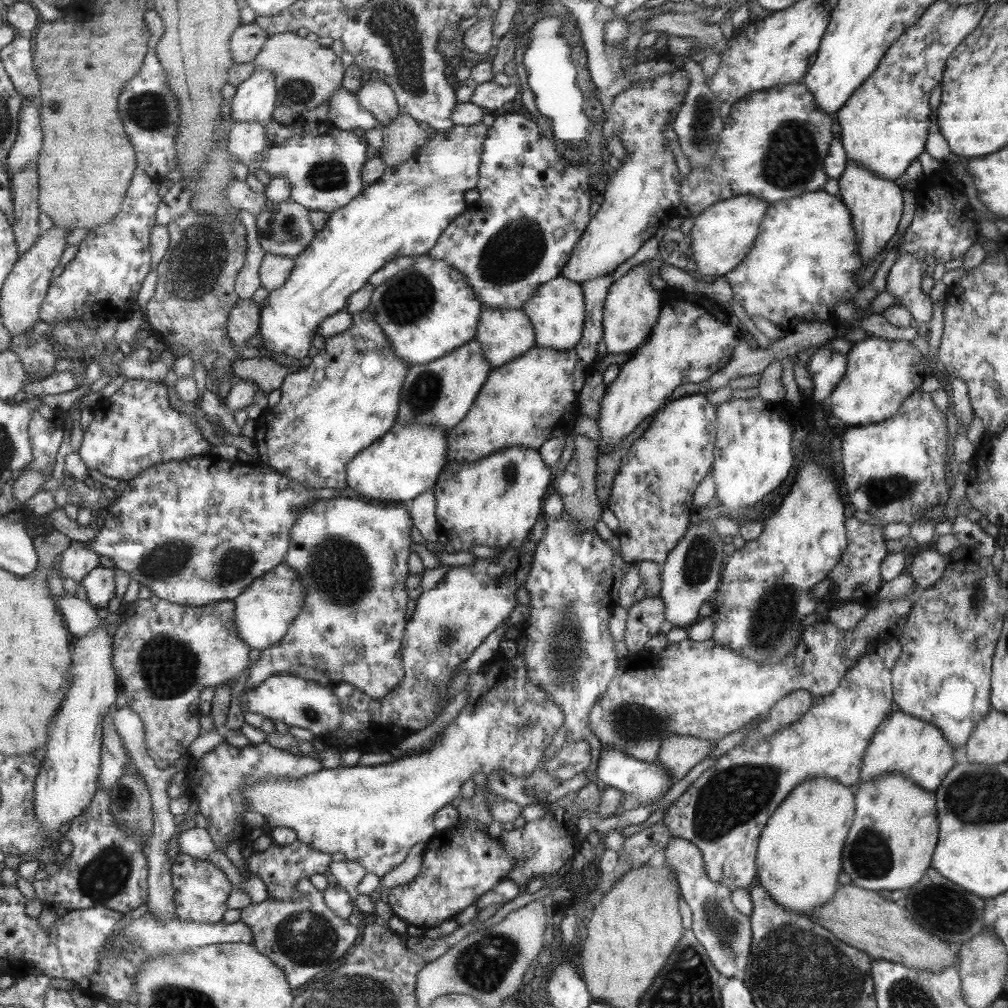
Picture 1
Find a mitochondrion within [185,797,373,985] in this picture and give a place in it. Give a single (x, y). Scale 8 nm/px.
(306, 938)

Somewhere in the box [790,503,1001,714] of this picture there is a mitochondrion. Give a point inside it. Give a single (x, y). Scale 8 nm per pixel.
(974, 585)

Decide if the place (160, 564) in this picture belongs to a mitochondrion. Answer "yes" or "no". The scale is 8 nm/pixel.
yes

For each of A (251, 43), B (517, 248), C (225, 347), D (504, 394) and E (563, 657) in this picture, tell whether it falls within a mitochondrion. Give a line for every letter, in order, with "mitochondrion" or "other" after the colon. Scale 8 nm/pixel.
A: other
B: mitochondrion
C: other
D: other
E: mitochondrion

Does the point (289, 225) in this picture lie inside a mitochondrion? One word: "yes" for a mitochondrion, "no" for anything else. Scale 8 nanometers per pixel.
yes

